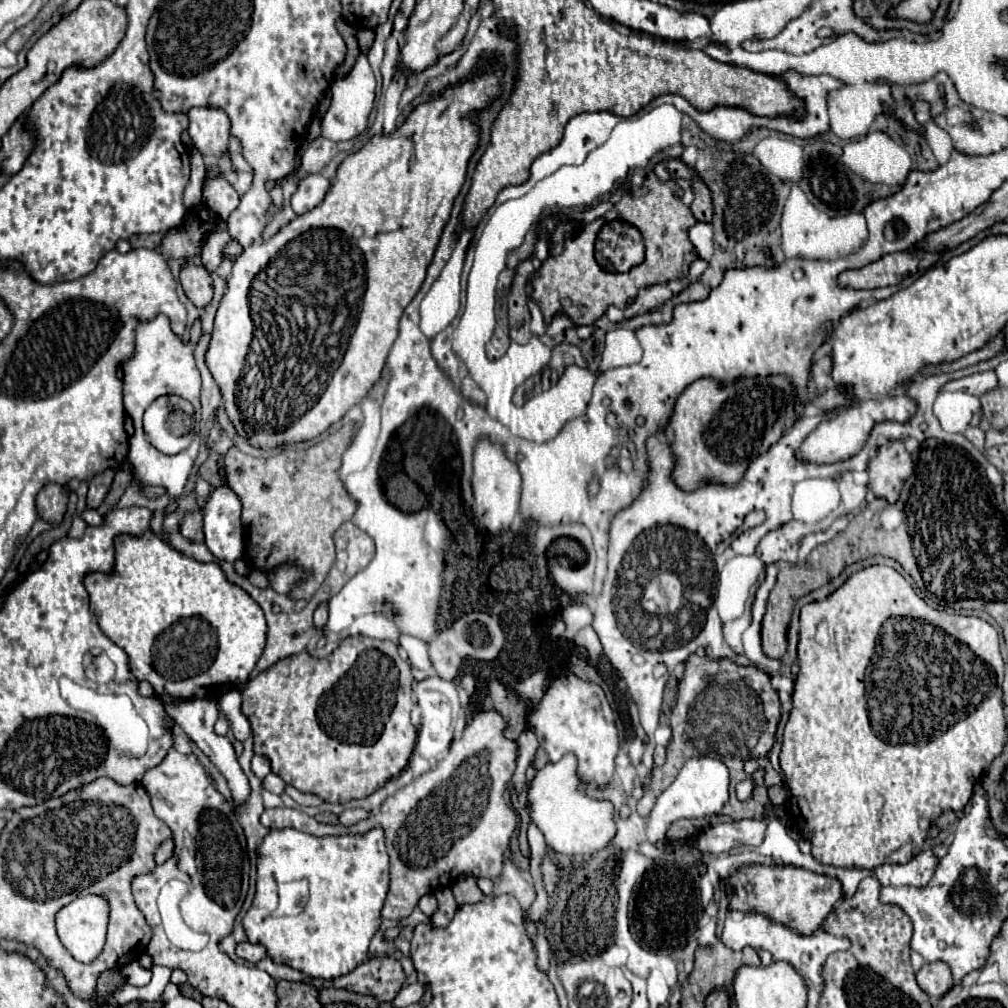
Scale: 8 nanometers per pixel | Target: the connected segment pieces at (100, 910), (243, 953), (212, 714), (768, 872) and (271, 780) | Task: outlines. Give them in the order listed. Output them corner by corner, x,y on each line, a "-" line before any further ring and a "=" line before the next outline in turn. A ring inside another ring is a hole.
97,895
71,901
57,915
57,933
77,961
91,963
105,943
107,901
=
249,941
239,943
237,949
235,949
235,953
237,953
237,957
241,957
241,959
245,959
245,961
249,961
249,963
257,963
257,961
261,961
261,959
267,957
265,947
253,945
253,943
249,943
=
163,699
163,705
165,705
165,711
175,719
175,723
179,723
183,727
183,731
189,735
189,739
193,739
193,743
223,773
223,777
227,779
227,783
231,787
235,807
243,805
249,799
249,795
251,795
251,785
249,785
249,779
245,777
243,769
239,767
239,761
237,761
237,755
235,755
235,749
233,749
231,741
227,737
219,737
219,735
213,733
213,725
215,725
215,721
219,717
217,703
211,701
211,699
191,699
191,703
167,703
167,699
=
747,865
729,879
729,885
733,887
729,909
761,913
771,921
797,931
799,935
811,935
815,929
819,929
833,905
843,897
841,883
837,879
817,877
817,873
793,865
-
827,883
829,893
823,893
827,889
=
269,773
269,775
263,779
263,787
265,787
267,791
271,791
271,793
277,793
277,795
281,795
281,793
285,791
283,779
281,779
279,775
275,775
275,773

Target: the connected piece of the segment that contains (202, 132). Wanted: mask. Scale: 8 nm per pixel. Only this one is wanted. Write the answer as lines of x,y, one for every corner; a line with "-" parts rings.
191,109
189,135
203,157
223,157
229,141
229,119
219,109

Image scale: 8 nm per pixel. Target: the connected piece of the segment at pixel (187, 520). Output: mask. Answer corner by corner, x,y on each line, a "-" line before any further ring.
197,509
197,511
191,511
183,517
183,521
179,523
179,529
181,529
181,535
189,541
197,541
197,543
203,543
205,541
205,535
203,535
203,511

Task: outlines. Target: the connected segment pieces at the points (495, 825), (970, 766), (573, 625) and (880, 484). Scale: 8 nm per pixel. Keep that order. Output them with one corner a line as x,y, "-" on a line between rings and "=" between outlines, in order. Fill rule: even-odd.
481,711
473,717
473,721
463,729
461,739
453,743
453,749
449,755
437,765
435,771
429,771
415,779
411,785
399,789
395,795
391,795
379,813
371,815
365,821
359,821
353,827
343,825
323,825
315,821
313,817
305,815
299,809
265,809
261,823
269,829
285,829
293,827
297,831
305,831
315,837
323,835
363,835
369,829
383,829
385,831
385,843
391,857
391,863
395,863
393,875
393,887
389,889
389,895
401,895
401,907
383,907
381,915
385,919
405,919
413,913
417,901
429,893
429,889
435,893
439,887
451,887
459,875
475,875
475,877
489,877
497,879
501,875
503,855
509,847
509,839
517,827
517,813
511,805
507,805
503,793
505,785
511,781
515,767
517,767
517,743
507,741
503,737
505,719
497,711
=
873,565
855,575
851,575
841,589
837,589
829,599
821,603
809,603
801,609
801,631
799,631
799,675
795,679
793,691
793,711
785,725
783,733
783,749
779,755
781,769
785,773
785,785
799,805
801,815
805,817
805,827
809,833
809,841
813,845
811,855
823,865
835,867
855,867
855,869
873,869
887,863
887,857
901,849
907,843
923,841
931,823
941,815
941,811
953,809
963,811
977,781
975,773
983,773
991,761
1003,751
1007,743
1007,721
1001,703
1001,683
1003,683
1003,659
999,651
999,635
997,631
979,617
963,617
963,615
947,615
943,611
931,609
923,599
919,599
913,587
891,567
-
909,635
911,645
903,647
901,637
=
571,603
571,605
567,605
567,607
563,609
561,619
563,619
565,625
567,625
565,635
567,635
567,637
573,637
579,629
591,625
591,621
593,621
593,611
591,611
587,605
583,605
583,603
=
891,441
877,451
877,457
869,461
869,489
875,497
895,503
899,499
905,479
913,473
913,461
903,441

